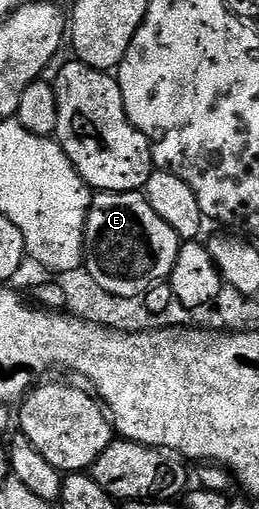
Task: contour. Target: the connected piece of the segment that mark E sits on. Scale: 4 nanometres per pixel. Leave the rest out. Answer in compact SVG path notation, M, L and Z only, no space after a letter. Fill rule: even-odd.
M99 191L92 196L83 232L83 265L102 290L122 298L142 298L153 283L170 278L180 244L177 231L149 207L142 192Z

